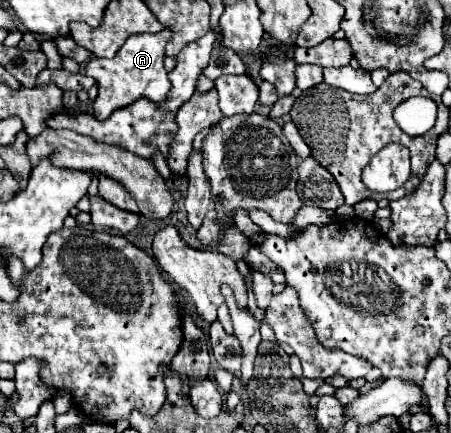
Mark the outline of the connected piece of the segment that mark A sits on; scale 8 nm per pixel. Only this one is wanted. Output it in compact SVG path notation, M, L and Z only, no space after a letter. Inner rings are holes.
M166 28L160 34L132 34L132 38L124 42L114 58L106 60L94 56L86 62L84 74L92 76L98 84L98 96L94 100L94 116L98 120L106 120L114 110L124 108L142 96L150 98L152 102L162 102L168 96L170 80L168 72L164 70L164 48L170 38L172 32Z

